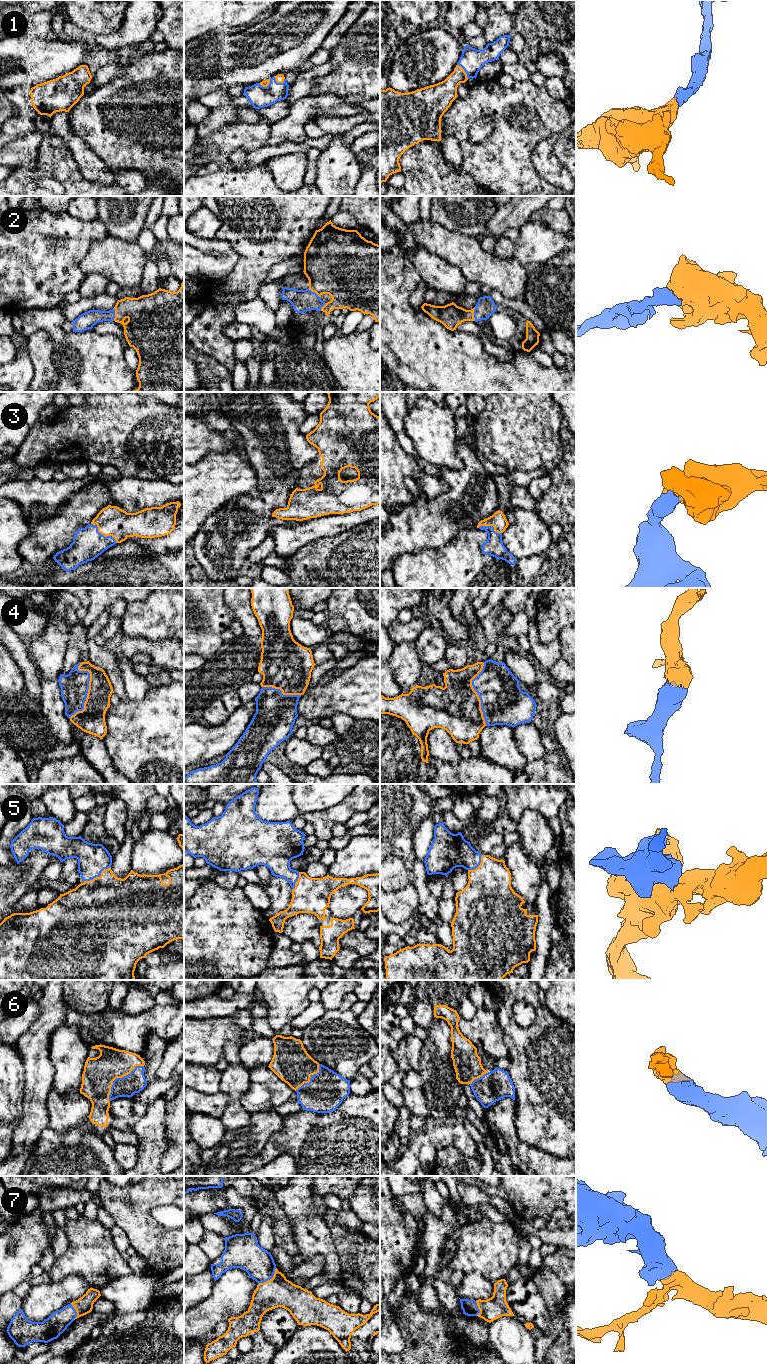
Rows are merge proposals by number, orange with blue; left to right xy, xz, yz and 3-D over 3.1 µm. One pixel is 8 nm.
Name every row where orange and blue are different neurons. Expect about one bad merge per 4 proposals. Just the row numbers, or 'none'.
none

